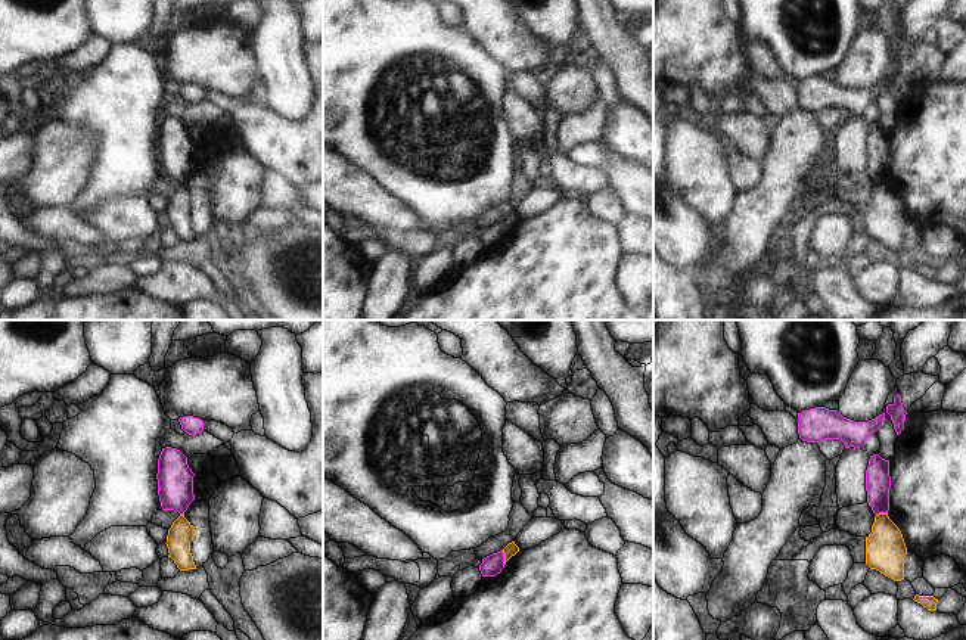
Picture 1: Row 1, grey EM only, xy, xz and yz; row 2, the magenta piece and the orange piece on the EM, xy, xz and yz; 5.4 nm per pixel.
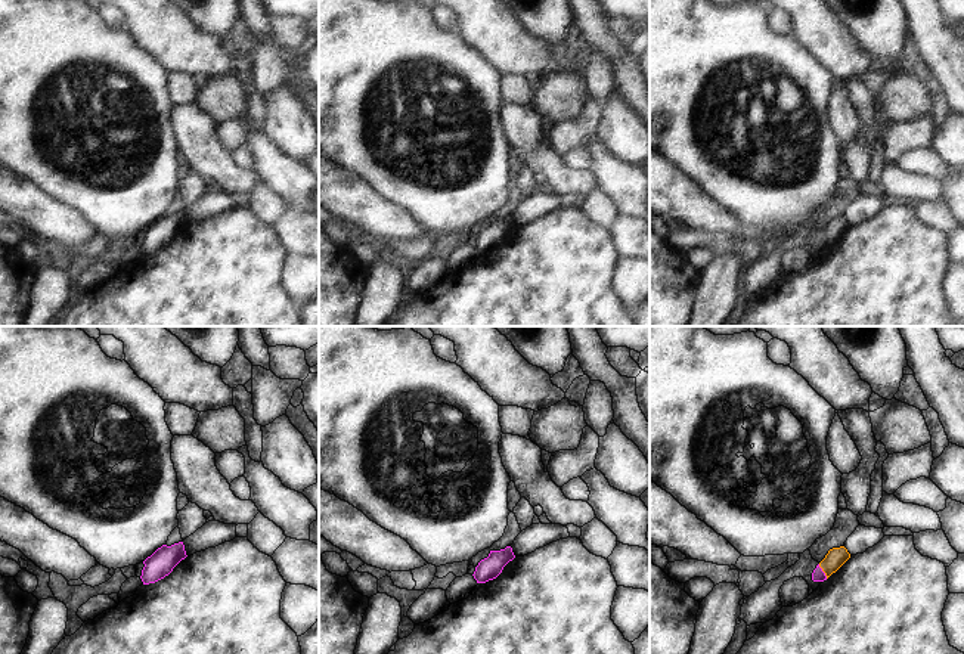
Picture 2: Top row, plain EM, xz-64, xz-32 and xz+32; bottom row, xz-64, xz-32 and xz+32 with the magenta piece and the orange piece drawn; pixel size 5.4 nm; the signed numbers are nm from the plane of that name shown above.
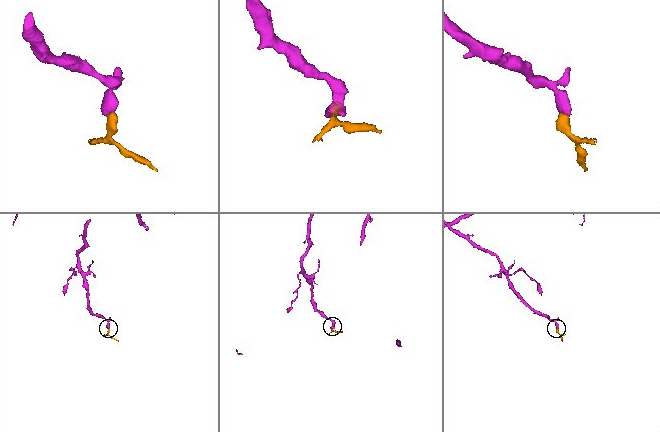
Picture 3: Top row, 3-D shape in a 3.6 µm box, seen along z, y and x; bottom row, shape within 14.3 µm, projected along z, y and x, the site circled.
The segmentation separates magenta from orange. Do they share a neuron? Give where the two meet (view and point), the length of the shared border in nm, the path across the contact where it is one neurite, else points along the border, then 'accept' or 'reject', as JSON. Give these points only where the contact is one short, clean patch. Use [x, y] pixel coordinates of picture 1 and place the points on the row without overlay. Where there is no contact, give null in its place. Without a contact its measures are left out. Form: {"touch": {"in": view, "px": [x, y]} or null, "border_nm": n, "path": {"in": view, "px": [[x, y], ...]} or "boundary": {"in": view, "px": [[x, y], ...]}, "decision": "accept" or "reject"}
{"touch": {"in": "xz", "px": [503, 227]}, "border_nm": 80, "boundary": {"in": "xz", "px": [[502, 220], [505, 233]]}, "decision": "reject"}

